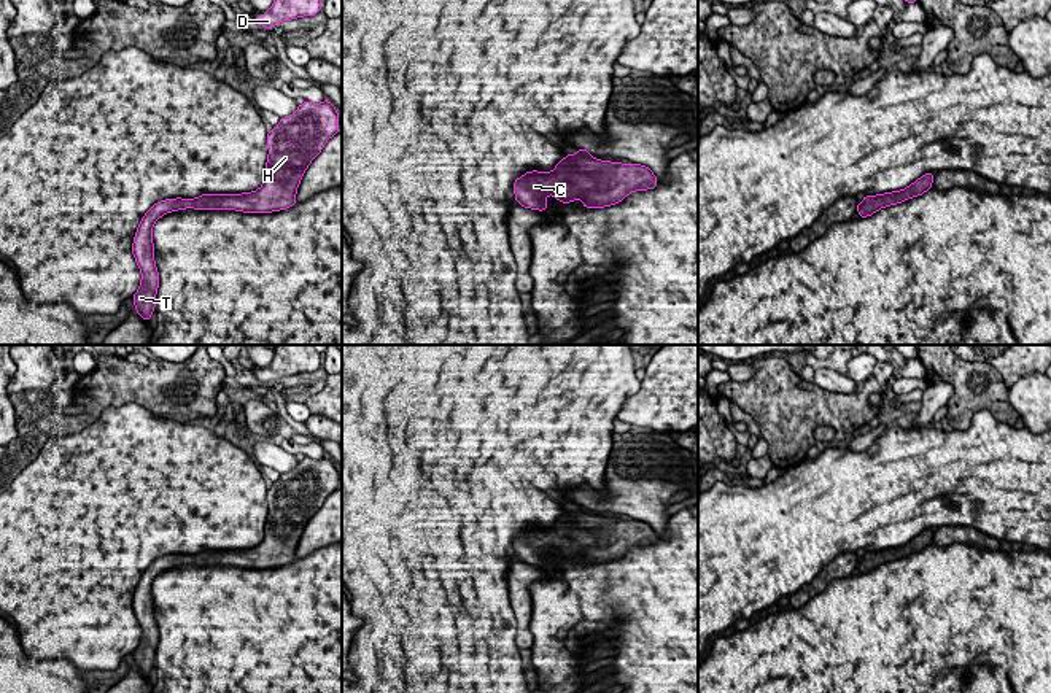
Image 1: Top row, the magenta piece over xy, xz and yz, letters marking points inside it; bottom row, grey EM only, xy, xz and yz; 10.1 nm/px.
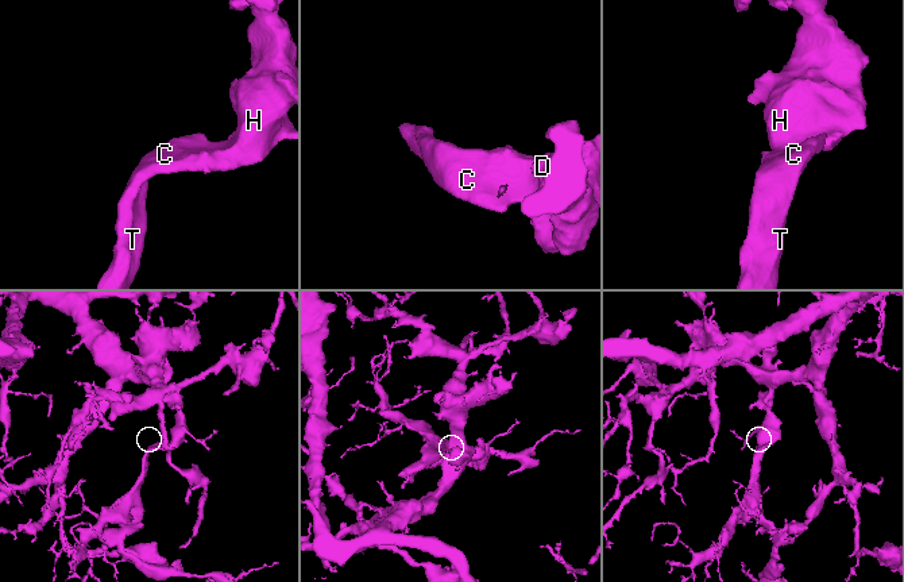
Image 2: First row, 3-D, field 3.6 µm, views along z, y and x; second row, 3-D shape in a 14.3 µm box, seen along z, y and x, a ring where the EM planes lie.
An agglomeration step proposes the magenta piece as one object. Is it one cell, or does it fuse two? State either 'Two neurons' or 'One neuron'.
One neuron

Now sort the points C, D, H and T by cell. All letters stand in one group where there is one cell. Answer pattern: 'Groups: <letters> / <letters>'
Groups: C D H T

